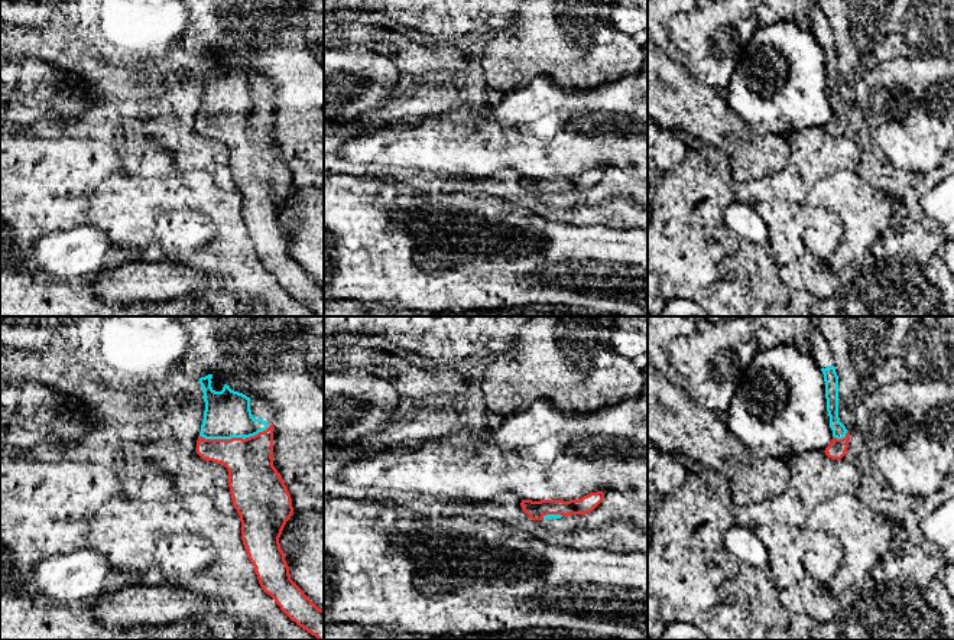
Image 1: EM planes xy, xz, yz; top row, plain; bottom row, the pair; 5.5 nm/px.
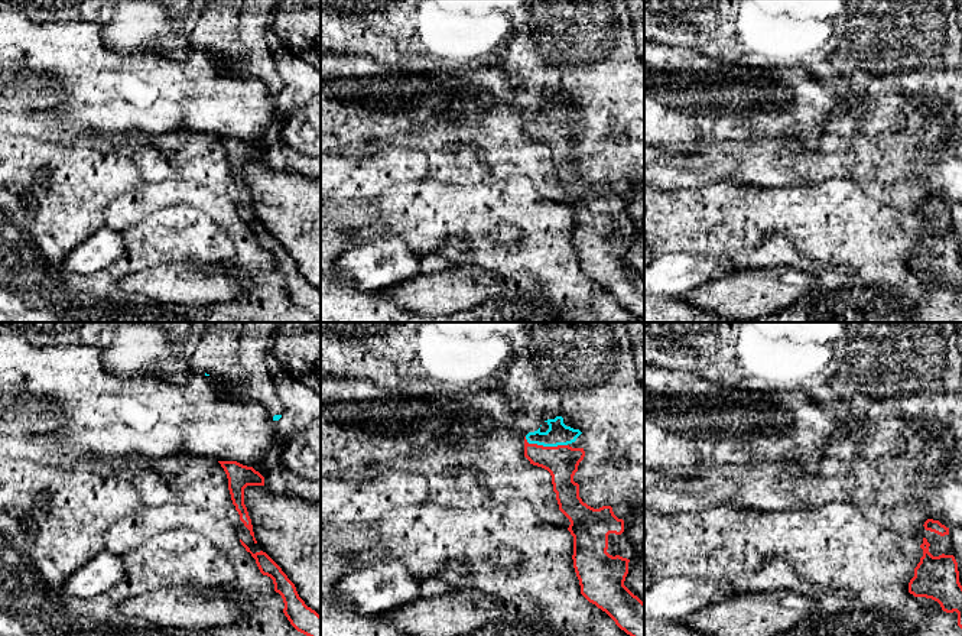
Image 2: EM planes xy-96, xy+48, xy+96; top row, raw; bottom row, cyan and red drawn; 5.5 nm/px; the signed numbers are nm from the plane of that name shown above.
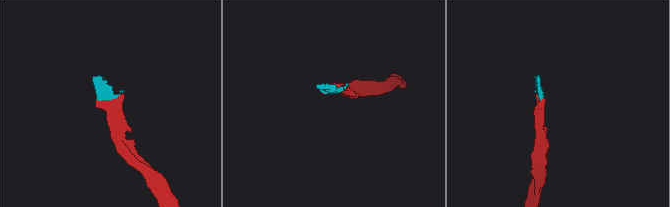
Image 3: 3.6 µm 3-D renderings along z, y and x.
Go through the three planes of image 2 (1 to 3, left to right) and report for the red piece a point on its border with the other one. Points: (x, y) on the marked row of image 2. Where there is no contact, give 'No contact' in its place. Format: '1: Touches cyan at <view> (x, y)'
1: No contact
2: Touches cyan at xy+48 (545, 445)
3: No contact

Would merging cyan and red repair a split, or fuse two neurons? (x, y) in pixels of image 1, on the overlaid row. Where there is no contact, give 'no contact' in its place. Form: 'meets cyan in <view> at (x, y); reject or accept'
meets cyan in xy at (234, 437); accept

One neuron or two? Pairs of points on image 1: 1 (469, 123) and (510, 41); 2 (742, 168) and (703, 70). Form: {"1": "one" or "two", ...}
{"1": "two", "2": "two"}

